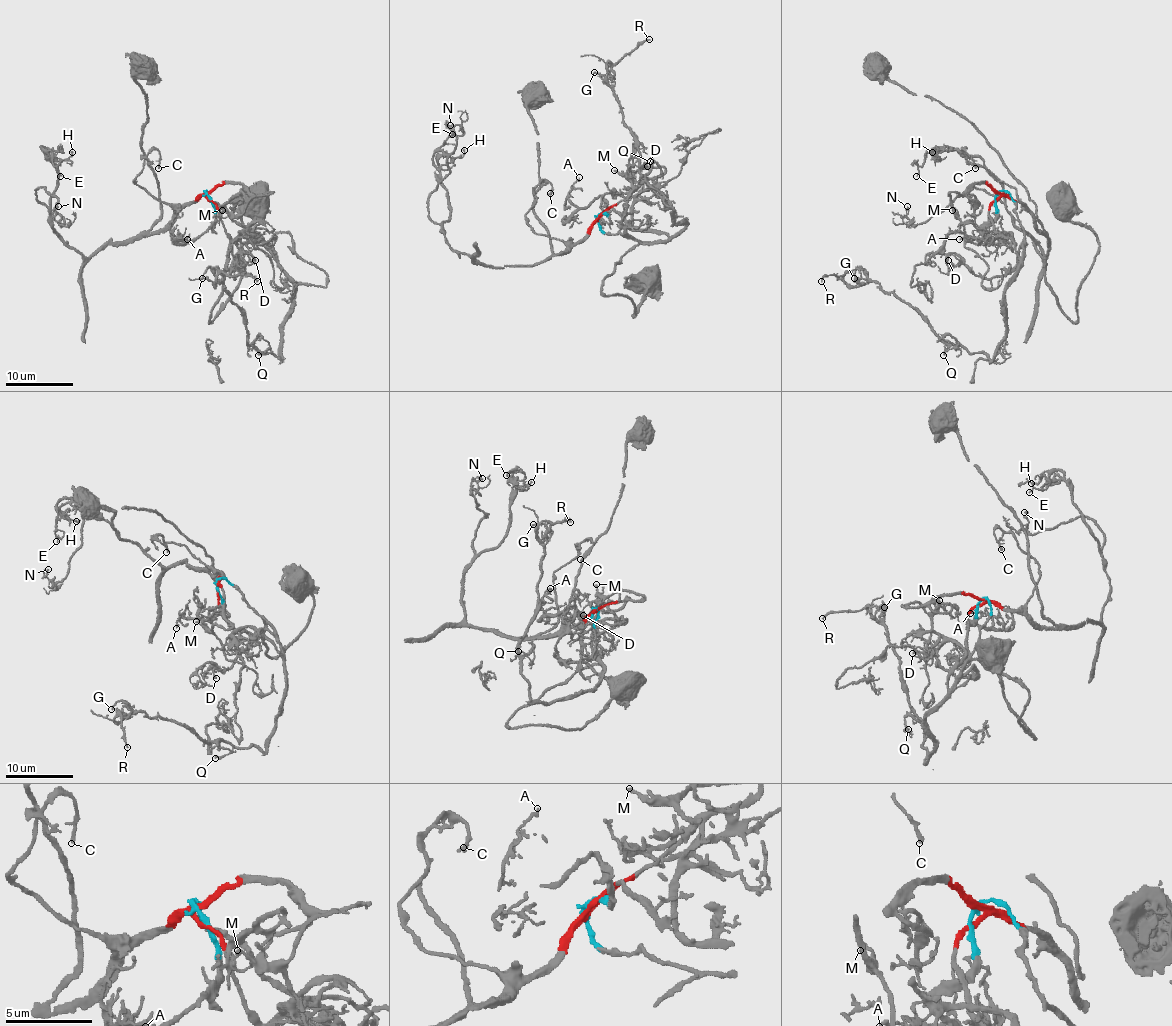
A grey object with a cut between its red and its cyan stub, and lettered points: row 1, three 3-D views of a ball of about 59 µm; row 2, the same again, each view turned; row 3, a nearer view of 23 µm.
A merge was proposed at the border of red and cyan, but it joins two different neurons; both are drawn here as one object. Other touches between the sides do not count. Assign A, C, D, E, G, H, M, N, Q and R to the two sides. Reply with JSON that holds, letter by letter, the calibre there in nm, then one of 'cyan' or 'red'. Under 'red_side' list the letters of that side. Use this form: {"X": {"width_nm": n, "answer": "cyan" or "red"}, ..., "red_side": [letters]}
{"A": {"width_nm": 160, "answer": "cyan"}, "C": {"width_nm": 150, "answer": "red"}, "D": {"width_nm": 200, "answer": "cyan"}, "E": {"width_nm": 120, "answer": "red"}, "G": {"width_nm": 160, "answer": "cyan"}, "H": {"width_nm": 120, "answer": "red"}, "M": {"width_nm": 180, "answer": "red"}, "N": {"width_nm": 120, "answer": "red"}, "Q": {"width_nm": 110, "answer": "cyan"}, "R": {"width_nm": 170, "answer": "cyan"}, "red_side": ["C", "E", "H", "M", "N"]}

